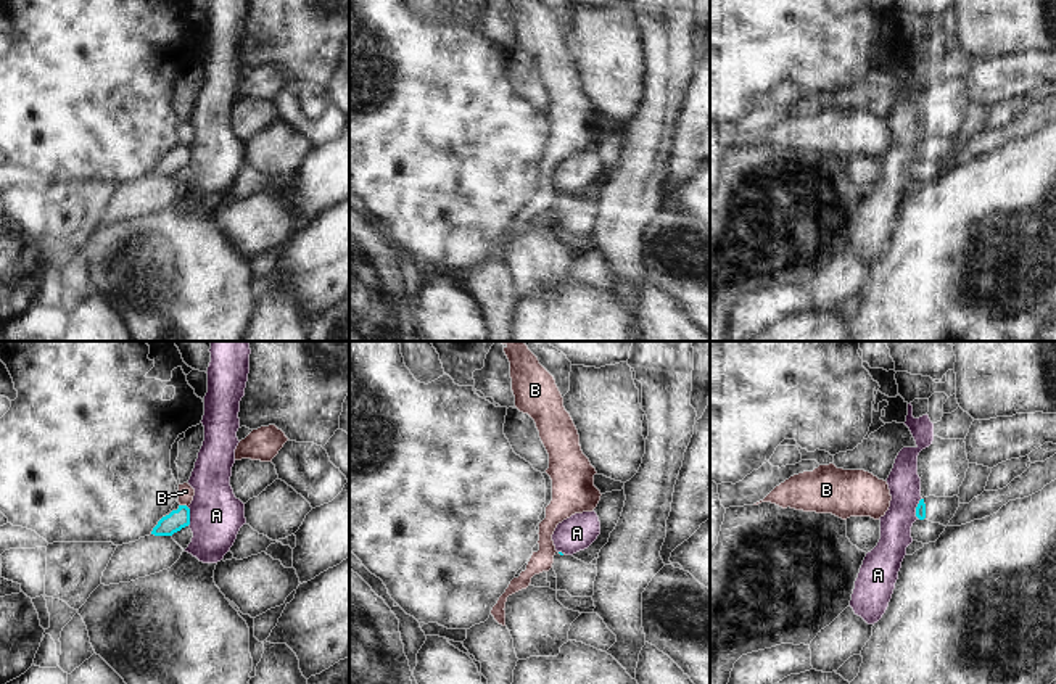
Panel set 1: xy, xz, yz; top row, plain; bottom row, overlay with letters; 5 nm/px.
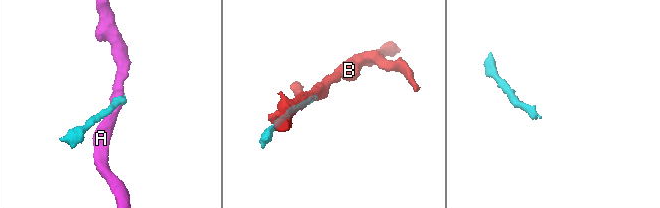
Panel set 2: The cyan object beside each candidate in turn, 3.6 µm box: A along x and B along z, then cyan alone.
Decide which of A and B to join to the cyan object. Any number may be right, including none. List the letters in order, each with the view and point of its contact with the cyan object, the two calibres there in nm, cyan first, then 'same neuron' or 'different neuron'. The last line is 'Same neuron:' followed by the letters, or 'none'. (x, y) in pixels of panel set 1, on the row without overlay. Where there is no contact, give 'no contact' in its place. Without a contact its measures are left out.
A: yz (916, 148) | 50/160 nm | different neuron
B: xy (184, 145) | 100/80 nm | different neuron
Same neuron: none

